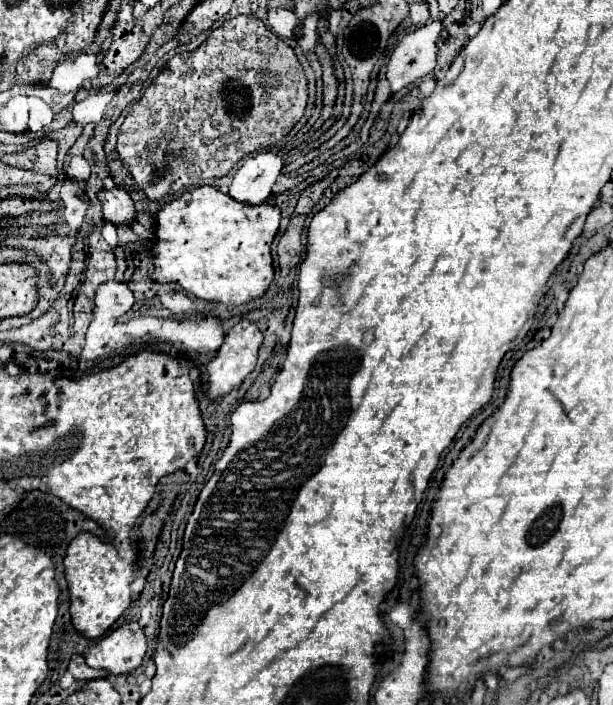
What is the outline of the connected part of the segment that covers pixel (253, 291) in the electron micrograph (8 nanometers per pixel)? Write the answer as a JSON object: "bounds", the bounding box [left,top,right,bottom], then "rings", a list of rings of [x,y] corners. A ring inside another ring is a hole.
{"bounds":[154,186,280,306],"rings":[[[198,186],[192,192],[184,192],[180,198],[168,202],[156,216],[156,240],[154,252],[154,274],[156,282],[176,282],[188,294],[196,298],[218,302],[224,306],[242,306],[256,298],[262,298],[274,278],[270,246],[280,226],[280,208],[272,204],[240,204],[214,186]]]}

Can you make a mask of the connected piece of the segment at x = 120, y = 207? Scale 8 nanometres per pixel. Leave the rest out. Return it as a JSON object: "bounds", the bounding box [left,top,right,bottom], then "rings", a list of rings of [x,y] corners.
{"bounds":[98,186,136,226],"rings":[[[116,186],[112,190],[102,190],[102,192],[98,192],[98,200],[102,202],[104,218],[108,222],[112,222],[114,226],[120,226],[120,224],[128,226],[136,220],[134,202],[124,188]]]}

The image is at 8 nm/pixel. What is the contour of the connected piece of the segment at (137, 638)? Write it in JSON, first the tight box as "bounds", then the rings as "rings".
{"bounds":[86,622,146,674],"rings":[[[126,622],[92,646],[86,654],[86,662],[92,668],[104,668],[110,674],[128,674],[142,664],[146,648],[146,634],[140,624]]]}

